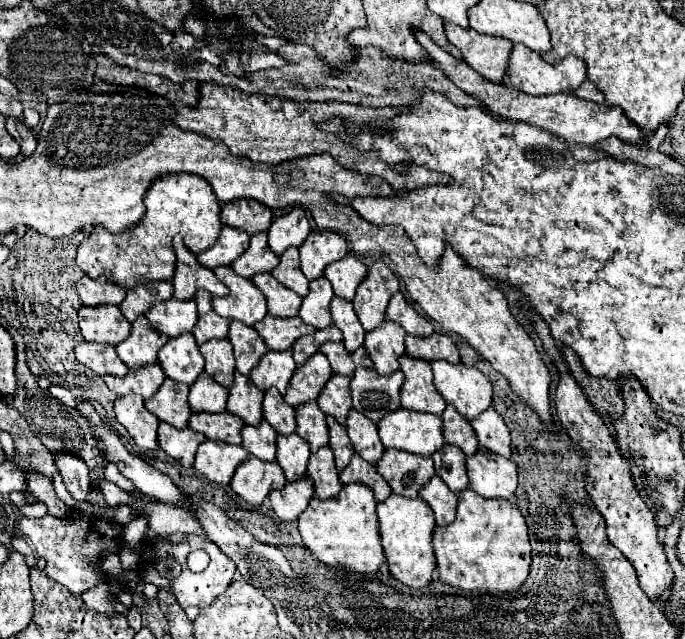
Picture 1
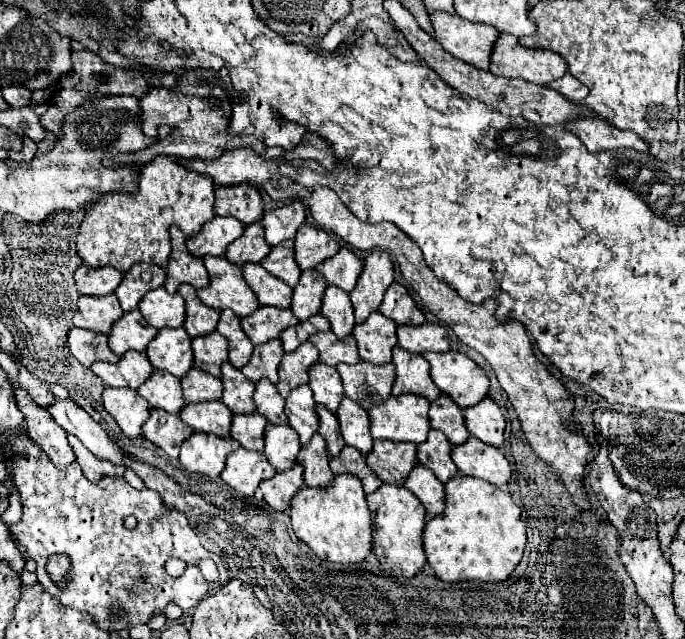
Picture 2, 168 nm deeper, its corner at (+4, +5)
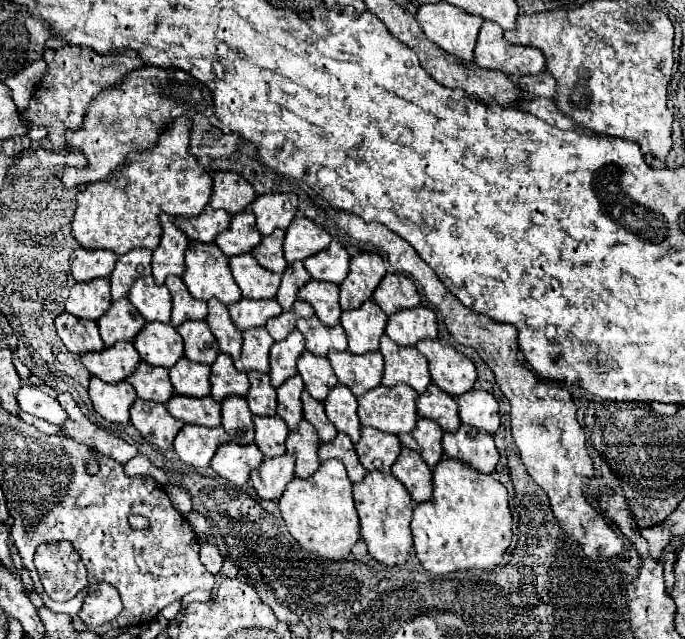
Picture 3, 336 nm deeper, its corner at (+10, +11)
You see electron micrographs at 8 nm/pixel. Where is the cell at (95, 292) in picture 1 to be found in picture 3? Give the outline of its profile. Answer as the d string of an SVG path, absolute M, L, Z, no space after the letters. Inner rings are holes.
M78 248L72 252L70 270L76 282L90 282L96 278L108 278L114 270L118 256L110 250L86 250Z

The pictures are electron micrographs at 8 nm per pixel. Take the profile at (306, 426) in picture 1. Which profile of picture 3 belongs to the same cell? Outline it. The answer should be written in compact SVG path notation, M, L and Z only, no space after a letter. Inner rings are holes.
M298 374L286 380L278 388L278 416L288 424L290 430L298 428L298 424L304 420L302 400L300 400L302 392L304 392L304 382Z

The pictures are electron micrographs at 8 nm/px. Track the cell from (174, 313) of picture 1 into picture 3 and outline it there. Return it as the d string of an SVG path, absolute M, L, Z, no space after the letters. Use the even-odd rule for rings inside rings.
M152 276L138 278L128 294L130 302L146 322L170 322L172 296L166 286L158 286Z

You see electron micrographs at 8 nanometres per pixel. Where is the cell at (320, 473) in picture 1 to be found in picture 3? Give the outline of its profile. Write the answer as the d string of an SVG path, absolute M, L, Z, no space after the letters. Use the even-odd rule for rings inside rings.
M302 420L298 430L288 434L286 450L288 454L296 456L296 476L298 478L310 478L320 468L318 448L320 448L318 432L306 420Z

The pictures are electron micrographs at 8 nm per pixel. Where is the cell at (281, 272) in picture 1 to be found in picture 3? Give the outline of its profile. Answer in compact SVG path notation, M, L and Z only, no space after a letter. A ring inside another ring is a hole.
M274 230L272 236L262 238L262 242L258 244L258 248L252 250L252 256L258 260L258 264L270 272L282 274L288 266L286 258L284 258L284 230Z

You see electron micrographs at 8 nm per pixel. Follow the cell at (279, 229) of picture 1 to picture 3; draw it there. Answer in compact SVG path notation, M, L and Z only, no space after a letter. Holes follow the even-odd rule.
M264 194L252 204L256 214L256 226L262 236L270 236L276 228L288 228L298 212L296 194Z

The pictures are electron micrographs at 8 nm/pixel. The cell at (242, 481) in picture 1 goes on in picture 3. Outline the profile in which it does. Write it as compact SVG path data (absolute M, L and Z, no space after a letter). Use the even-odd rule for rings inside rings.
M228 442L218 446L218 452L214 454L214 460L210 466L218 476L226 478L236 486L242 486L248 482L250 472L256 470L262 462L264 462L264 456L256 444L240 446L240 444Z

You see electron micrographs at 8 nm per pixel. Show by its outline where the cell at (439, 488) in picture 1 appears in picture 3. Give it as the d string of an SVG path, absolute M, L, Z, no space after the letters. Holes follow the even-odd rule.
M404 448L394 462L392 474L406 486L414 502L426 502L432 496L432 470L424 464L422 456Z

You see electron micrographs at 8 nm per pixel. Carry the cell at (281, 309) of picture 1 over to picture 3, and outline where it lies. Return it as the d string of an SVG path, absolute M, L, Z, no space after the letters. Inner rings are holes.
M238 254L230 258L230 270L234 274L236 284L242 290L244 298L276 298L280 276L264 270L252 254Z

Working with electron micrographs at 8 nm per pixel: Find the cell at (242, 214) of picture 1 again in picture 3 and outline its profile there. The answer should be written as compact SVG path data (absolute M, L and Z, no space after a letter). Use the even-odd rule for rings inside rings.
M216 172L214 174L214 192L210 198L212 208L224 208L232 216L244 212L254 200L254 188L236 172Z

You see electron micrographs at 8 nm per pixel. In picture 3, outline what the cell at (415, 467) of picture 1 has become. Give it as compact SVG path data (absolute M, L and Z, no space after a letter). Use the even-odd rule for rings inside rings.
M362 428L362 438L356 444L356 454L366 470L380 470L384 474L390 472L392 464L398 460L402 444L396 434L380 432L374 428Z

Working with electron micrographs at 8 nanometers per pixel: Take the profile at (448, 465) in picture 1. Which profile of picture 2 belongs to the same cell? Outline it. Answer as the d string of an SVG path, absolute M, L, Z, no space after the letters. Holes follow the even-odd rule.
M430 430L428 440L418 444L416 456L420 464L428 466L436 474L440 482L448 482L458 472L456 464L450 458L450 450L452 444L448 442L448 438L440 430Z

